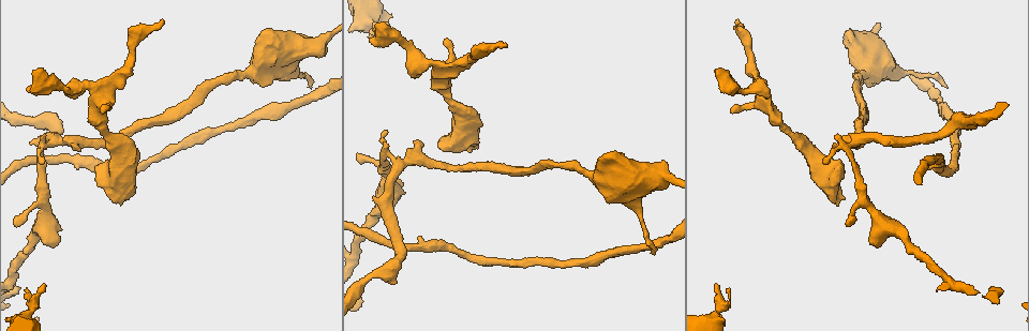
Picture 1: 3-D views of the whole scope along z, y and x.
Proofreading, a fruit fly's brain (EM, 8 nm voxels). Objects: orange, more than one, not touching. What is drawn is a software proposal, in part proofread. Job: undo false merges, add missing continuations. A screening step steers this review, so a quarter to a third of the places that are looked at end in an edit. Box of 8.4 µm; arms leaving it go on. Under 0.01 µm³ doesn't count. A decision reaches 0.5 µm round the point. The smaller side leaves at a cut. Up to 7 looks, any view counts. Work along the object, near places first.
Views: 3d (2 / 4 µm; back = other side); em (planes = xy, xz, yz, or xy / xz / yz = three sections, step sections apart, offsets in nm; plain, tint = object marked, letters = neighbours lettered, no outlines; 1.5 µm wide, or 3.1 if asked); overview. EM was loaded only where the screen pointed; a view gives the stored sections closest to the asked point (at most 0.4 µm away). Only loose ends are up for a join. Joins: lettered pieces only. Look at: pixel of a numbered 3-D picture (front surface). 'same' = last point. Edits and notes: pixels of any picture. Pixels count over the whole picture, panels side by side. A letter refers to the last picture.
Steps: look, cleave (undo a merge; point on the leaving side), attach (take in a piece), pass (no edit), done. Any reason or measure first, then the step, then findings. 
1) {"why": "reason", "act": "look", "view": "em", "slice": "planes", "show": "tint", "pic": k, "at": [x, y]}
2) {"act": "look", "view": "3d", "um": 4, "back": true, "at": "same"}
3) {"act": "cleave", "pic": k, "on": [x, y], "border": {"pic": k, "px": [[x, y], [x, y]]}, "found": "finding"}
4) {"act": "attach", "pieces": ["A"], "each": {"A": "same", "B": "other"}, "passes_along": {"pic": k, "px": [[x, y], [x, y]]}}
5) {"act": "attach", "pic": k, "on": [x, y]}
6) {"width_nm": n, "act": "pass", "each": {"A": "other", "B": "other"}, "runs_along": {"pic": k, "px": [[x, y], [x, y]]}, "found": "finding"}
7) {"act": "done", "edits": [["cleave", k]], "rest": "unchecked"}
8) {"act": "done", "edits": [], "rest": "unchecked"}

{"why": "an open end", "act": "look", "view": "3d", "um": 2, "pic": 1, "at": [387, 21]}

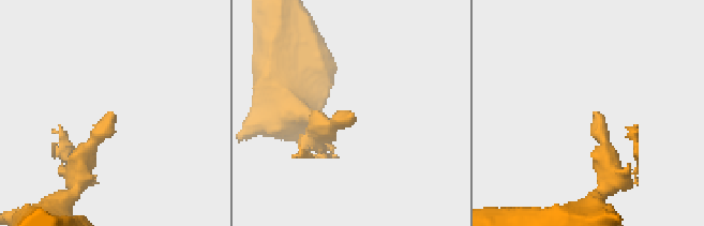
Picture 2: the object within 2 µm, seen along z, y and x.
{"why": "shape alone is not enough", "act": "look", "view": "em", "slice": "xy", "step": 4, "show": "letters", "pic": 2, "at": [108, 115]}

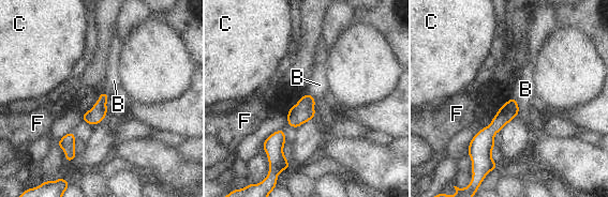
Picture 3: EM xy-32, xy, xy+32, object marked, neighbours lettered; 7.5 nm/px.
{"longest_contact_nm": ["F", 240], "act": "pass", "each": {"B": "other", "C": "other", "F": "other"}, "runs_along": {"pic": 3, "px": [[513, 101], [487, 134], [488, 155]]}, "found": "no lettered piece goes on from it"}

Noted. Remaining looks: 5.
{"why": "branch stops here", "act": "look", "view": "3d", "um": 2, "pic": 1, "at": [735, 19]}

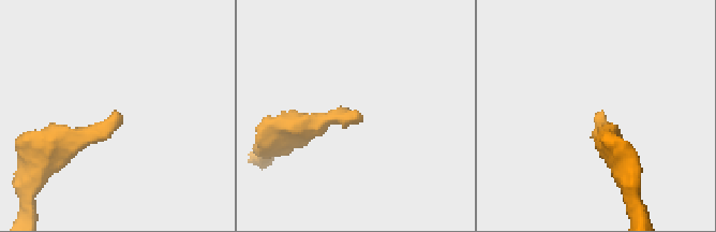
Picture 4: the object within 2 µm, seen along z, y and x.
{"why": "shape alone is not enough", "act": "look", "view": "em", "slice": "planes", "show": "letters", "pic": 4, "at": [113, 112]}

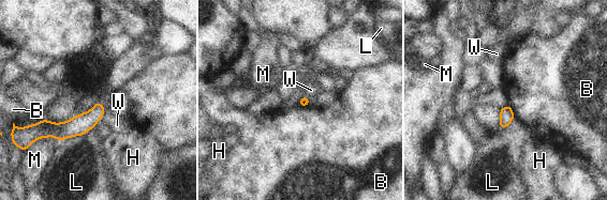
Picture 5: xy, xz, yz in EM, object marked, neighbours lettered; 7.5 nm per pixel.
{"act": "pass", "each": {"B": "other", "H": "other", "L": "other", "M": "other", "W": "other"}, "runs_along": {"pic": 5, "px": [[102, 108], [70, 128], [35, 126]]}, "found": "no lettered piece goes on from it"}

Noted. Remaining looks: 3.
{"why": "branch stops here", "act": "look", "view": "3d", "um": 2, "pic": 1, "at": [386, 146]}

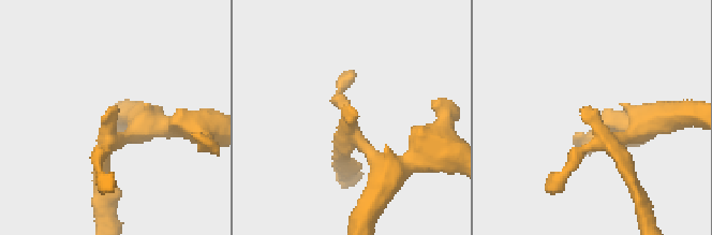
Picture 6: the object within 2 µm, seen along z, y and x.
{"why": "shape alone is not enough", "act": "look", "view": "em", "um": 3.1, "slice": "planes", "show": "tint", "pic": 6, "at": [356, 112]}

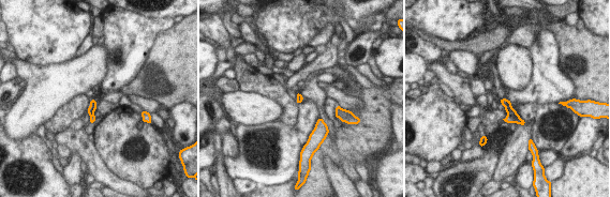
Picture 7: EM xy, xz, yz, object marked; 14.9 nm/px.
{"act": "look", "view": "em", "um": 3.1, "slice": "planes", "show": "letters", "at": "same"}

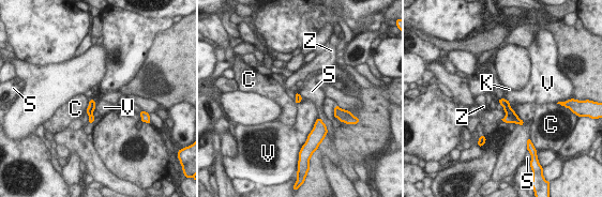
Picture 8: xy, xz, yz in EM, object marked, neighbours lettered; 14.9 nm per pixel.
{"act": "cleave", "pic": 8, "on": [505, 103], "each": {"C": "other", "K": "other", "S": "other", "V": "other", "Z": "other"}, "border": {"pic": 8, "px": [[507, 114], [513, 117], [514, 122]]}, "found": "a second neuron is stuck on"}

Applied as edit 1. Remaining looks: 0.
{"act": "done", "edits": [["cleave", 8]], "rest": "unchecked"}

